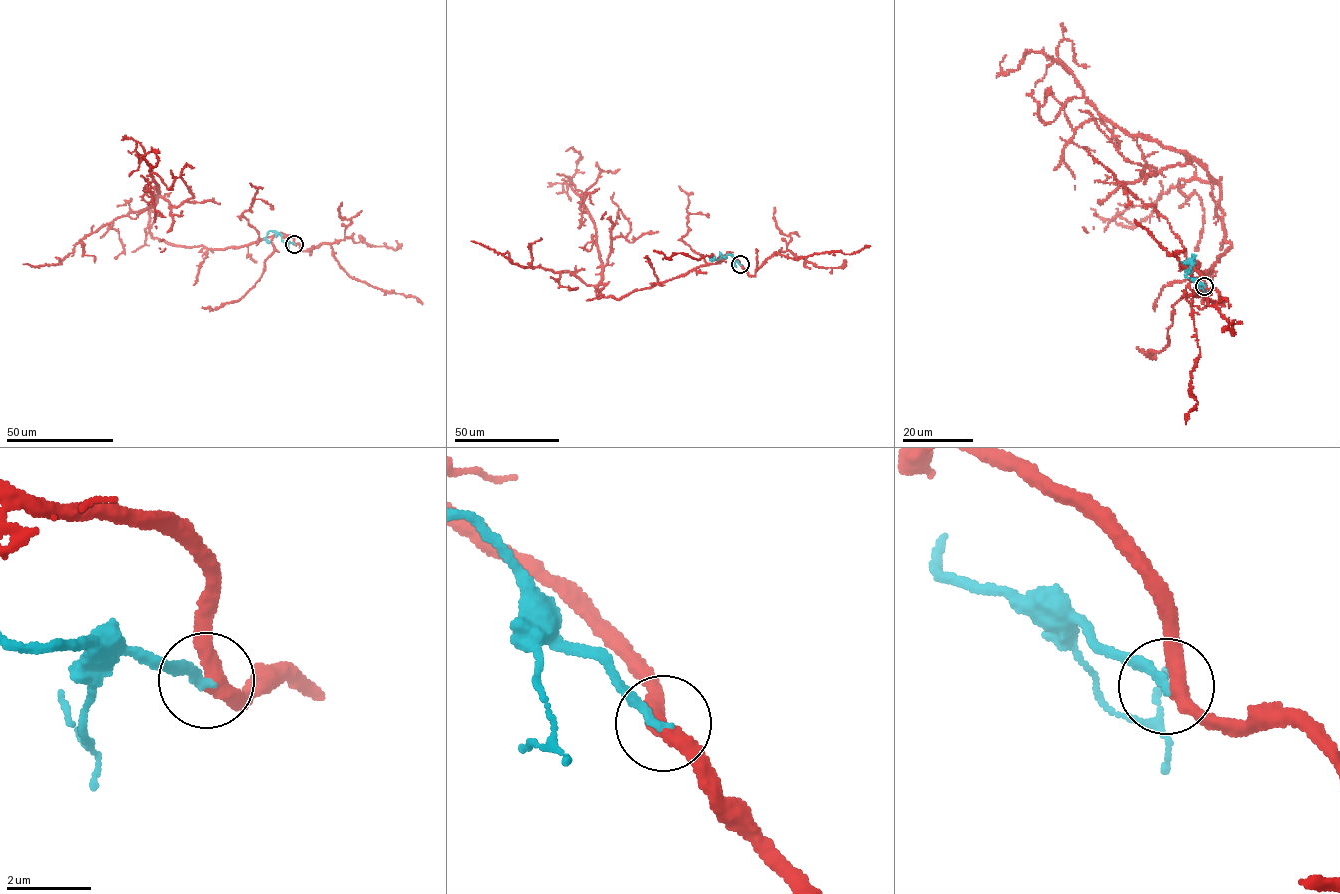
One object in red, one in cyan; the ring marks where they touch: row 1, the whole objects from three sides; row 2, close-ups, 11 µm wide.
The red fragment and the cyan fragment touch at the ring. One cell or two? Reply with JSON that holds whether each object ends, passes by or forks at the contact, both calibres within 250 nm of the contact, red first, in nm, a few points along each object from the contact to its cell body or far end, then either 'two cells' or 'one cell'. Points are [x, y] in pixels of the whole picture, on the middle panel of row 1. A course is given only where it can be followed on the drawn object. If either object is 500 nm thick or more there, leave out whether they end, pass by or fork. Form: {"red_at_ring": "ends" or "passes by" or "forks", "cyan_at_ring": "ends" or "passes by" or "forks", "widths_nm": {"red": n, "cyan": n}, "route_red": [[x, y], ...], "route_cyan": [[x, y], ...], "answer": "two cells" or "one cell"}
{"red_at_ring": "passes by", "cyan_at_ring": "ends", "widths_nm": {"red": 360, "cyan": 240}, "route_red": [[740, 265], [726, 254], [720, 262], [618, 299], [602, 295], [596, 228], [571, 186], [580, 154], [566, 151]], "route_cyan": [[740, 264], [731, 254], [712, 261], [715, 256]], "answer": "two cells"}

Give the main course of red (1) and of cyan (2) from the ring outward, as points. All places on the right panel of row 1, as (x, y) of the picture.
1: (1205, 286), (1188, 261), (1207, 273), (1231, 245), (1219, 185), (1111, 124), (1058, 60), (1005, 73), (1005, 55)
2: (1204, 286), (1186, 276), (1195, 256), (1192, 255), (1194, 262), (1188, 270), (1184, 270)

